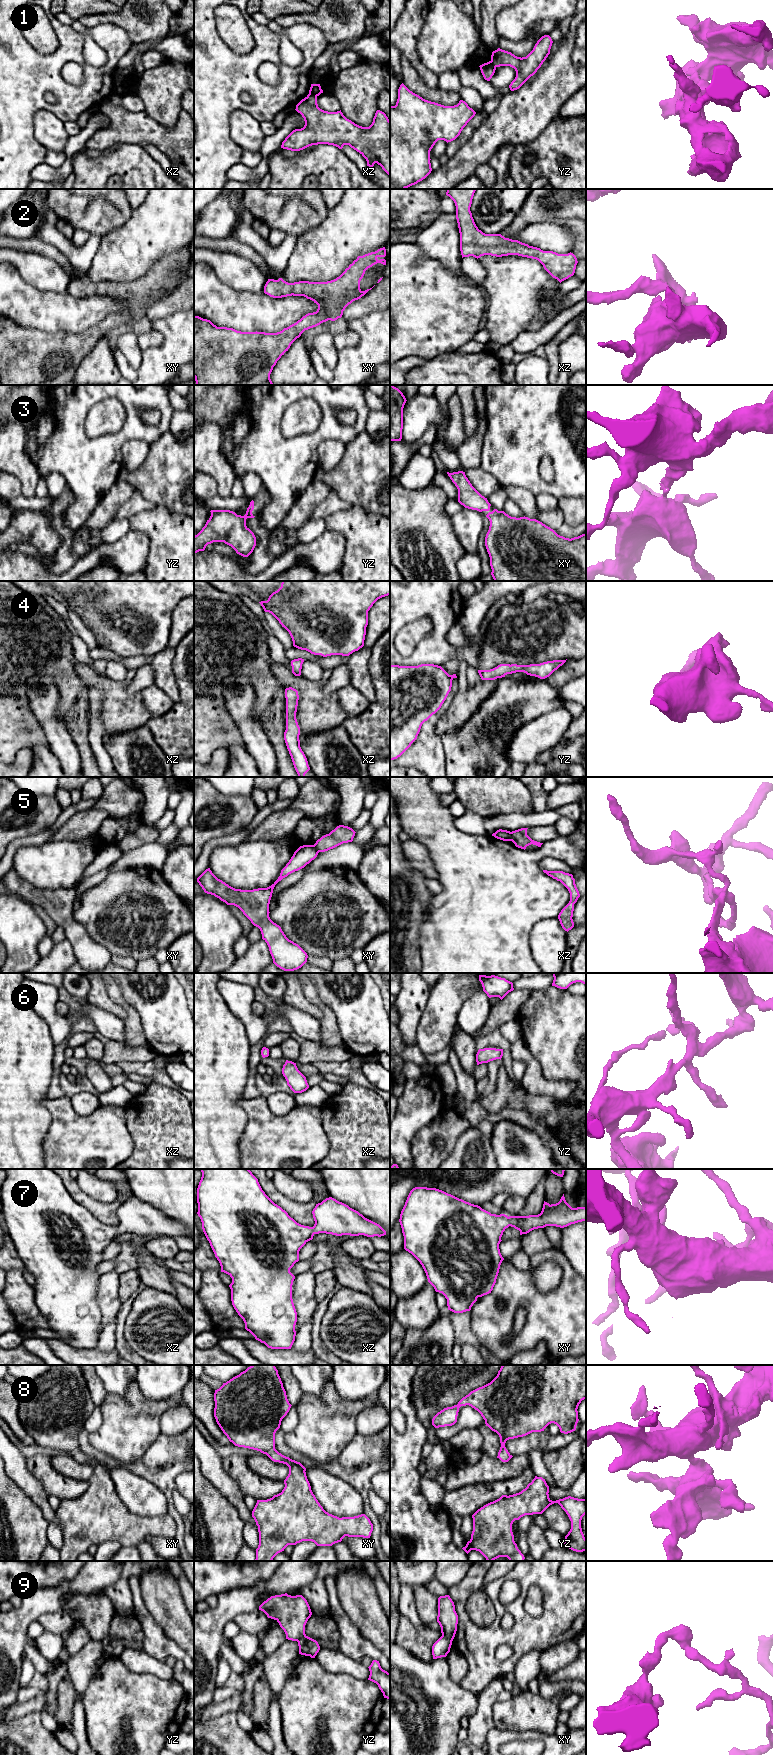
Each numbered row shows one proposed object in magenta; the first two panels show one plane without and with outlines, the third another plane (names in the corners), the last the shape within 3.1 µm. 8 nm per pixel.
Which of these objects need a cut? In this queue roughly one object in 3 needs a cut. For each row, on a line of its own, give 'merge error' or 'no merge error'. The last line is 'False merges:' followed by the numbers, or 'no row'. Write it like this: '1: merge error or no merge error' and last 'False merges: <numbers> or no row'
1: merge error
2: no merge error
3: no merge error
4: no merge error
5: merge error
6: no merge error
7: no merge error
8: no merge error
9: merge error
False merges: 1, 5, 9

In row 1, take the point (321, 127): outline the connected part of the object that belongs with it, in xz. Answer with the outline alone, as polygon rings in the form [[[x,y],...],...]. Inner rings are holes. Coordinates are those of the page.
[[[309,94],[296,105],[295,110],[302,115],[305,125],[301,129],[293,130],[282,142],[281,148],[300,151],[318,144],[333,145],[339,149],[349,145],[366,159],[367,166],[372,168],[377,163],[390,175],[390,120],[384,112],[377,110],[372,124],[362,127],[347,119],[341,110],[328,112],[320,109],[317,96]]]

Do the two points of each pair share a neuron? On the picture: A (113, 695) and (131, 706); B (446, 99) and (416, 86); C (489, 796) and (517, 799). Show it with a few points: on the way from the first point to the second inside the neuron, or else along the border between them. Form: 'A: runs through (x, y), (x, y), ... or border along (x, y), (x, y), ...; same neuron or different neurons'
A: runs through (117, 699), (124, 706), (127, 706); same neuron
B: runs through (439, 96), (428, 94), (423, 90); same neuron
C: runs through (496, 796), (510, 796); same neuron

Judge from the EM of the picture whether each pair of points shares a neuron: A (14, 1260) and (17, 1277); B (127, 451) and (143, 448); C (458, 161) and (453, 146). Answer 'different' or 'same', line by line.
A: different
B: same
C: different

